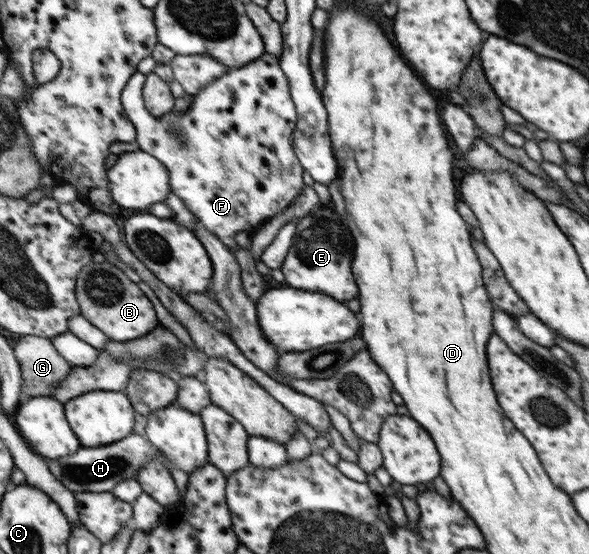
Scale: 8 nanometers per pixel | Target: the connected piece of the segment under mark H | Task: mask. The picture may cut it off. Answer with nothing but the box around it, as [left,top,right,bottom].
[48,433,190,497]

